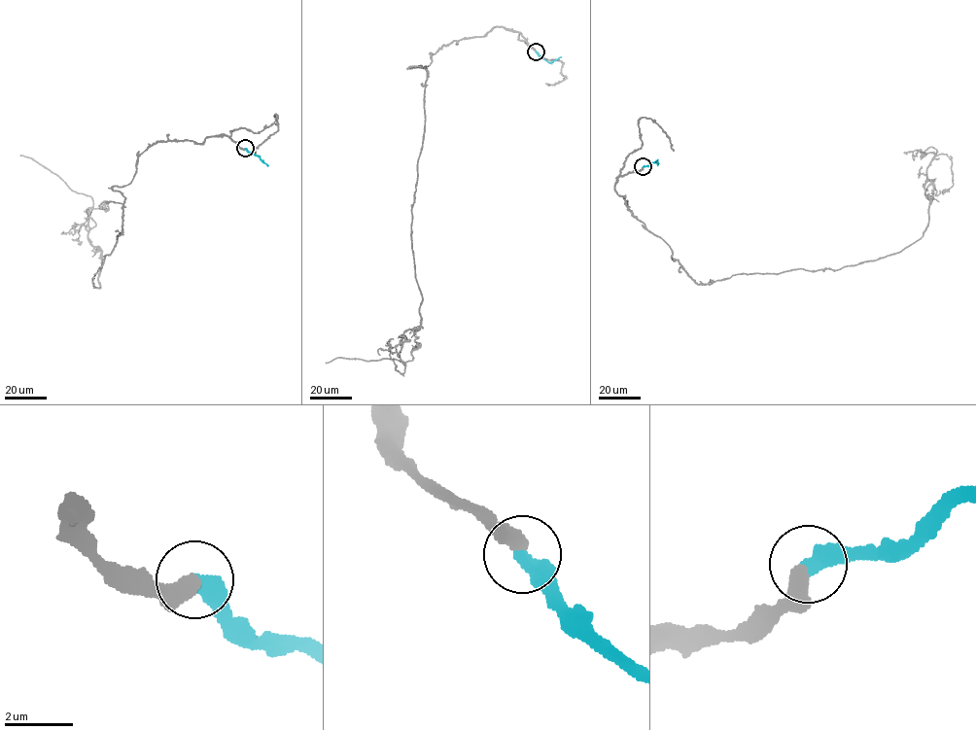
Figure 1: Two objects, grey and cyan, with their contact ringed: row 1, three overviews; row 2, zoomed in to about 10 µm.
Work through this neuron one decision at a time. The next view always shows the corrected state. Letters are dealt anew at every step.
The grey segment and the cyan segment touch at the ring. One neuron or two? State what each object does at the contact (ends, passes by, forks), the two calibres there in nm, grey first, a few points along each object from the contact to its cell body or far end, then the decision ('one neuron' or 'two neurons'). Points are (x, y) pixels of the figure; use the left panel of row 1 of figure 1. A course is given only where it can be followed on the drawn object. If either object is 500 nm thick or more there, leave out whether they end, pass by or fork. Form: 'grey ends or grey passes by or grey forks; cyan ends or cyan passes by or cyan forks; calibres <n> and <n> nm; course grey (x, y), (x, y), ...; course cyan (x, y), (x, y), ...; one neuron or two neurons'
grey ends; cyan ends; calibres 460 and 480 nm; course grey (245, 148), (218, 135), (143, 152), (112, 189), (122, 229), (99, 288), (93, 202), (20, 156); course cyan (245, 148), (268, 166); one neuron

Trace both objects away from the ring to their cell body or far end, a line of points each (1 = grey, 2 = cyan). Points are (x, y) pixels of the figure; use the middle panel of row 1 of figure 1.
1: (536, 52), (496, 26), (411, 67), (427, 71), (411, 210), (420, 330), (403, 332), (405, 364), (326, 363)
2: (536, 52), (550, 62), (561, 56)

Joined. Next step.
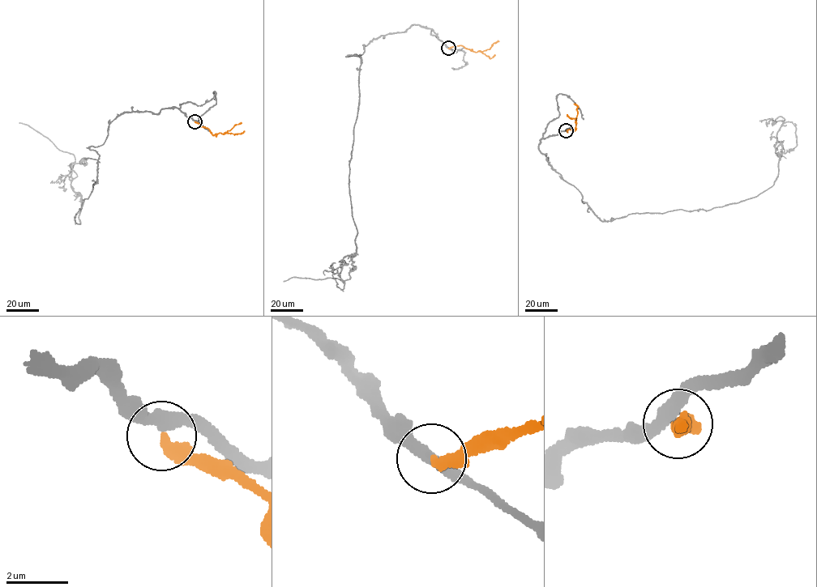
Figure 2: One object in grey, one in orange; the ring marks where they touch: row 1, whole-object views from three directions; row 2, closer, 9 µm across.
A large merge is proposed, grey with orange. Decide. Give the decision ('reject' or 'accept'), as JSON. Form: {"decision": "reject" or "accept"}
{"decision": "reject"}

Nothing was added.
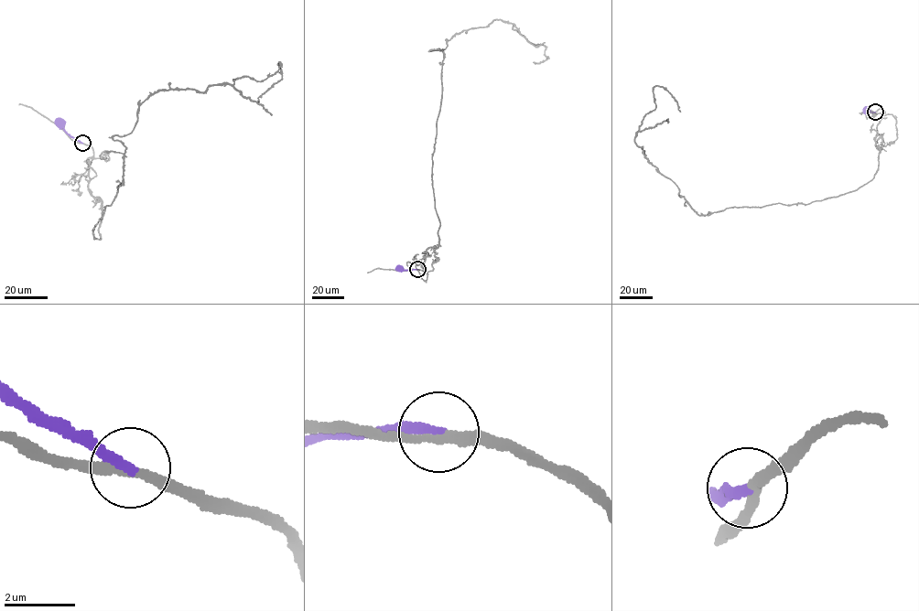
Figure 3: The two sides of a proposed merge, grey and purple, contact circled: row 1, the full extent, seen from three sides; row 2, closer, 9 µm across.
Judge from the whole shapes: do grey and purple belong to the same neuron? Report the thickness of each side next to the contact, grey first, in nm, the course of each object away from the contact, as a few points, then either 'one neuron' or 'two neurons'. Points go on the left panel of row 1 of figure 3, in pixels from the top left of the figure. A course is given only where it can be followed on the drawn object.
240/280 nm | grey via (82, 143), (101, 239), (123, 180), (113, 136), (145, 101), (261, 81), (279, 62), (259, 102) | purple via (82, 143), (70, 136), (60, 123) | two neurons

